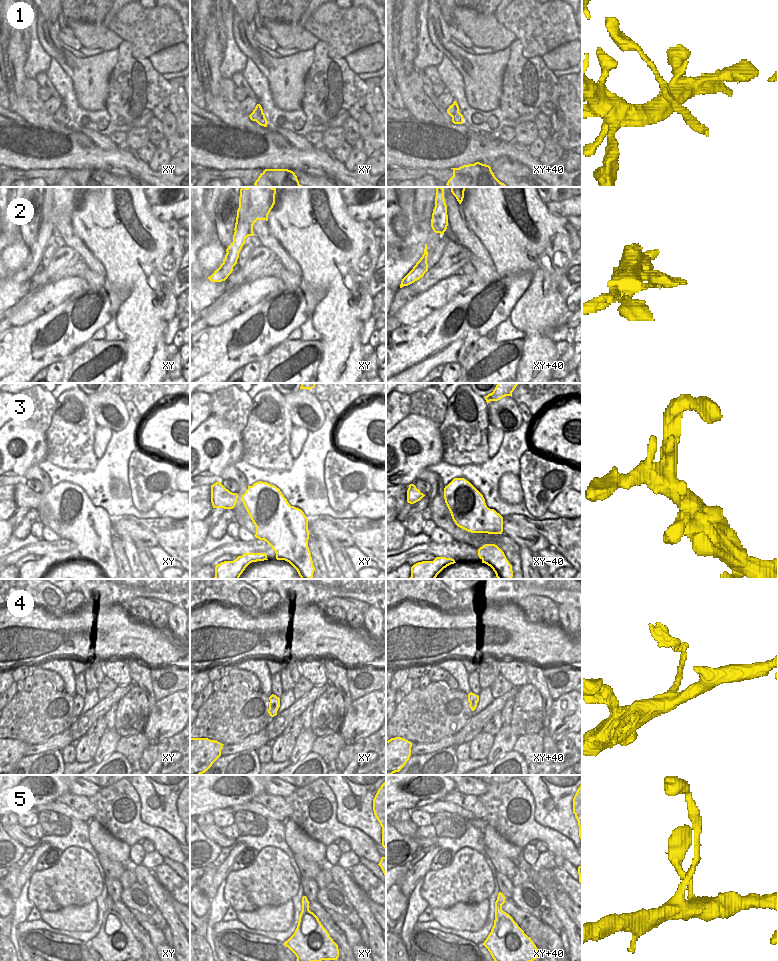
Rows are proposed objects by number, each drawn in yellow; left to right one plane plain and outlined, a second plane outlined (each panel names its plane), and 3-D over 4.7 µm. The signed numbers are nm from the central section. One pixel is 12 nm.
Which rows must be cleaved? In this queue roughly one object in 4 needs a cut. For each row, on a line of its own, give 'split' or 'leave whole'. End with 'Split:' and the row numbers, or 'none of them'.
1: split
2: leave whole
3: leave whole
4: split
5: leave whole
Split: 1, 4

